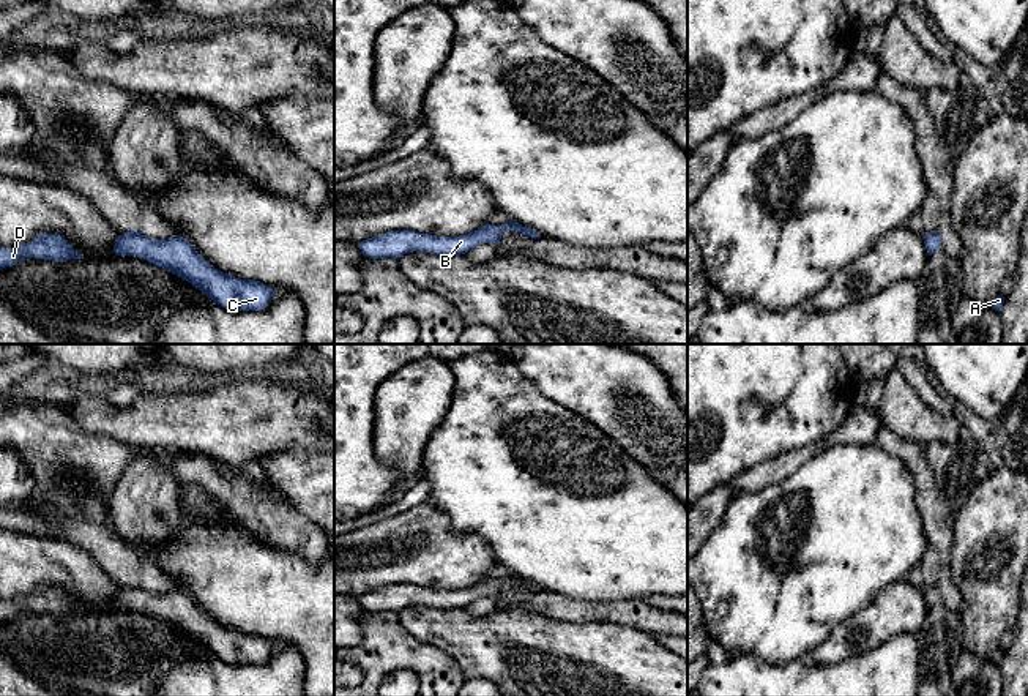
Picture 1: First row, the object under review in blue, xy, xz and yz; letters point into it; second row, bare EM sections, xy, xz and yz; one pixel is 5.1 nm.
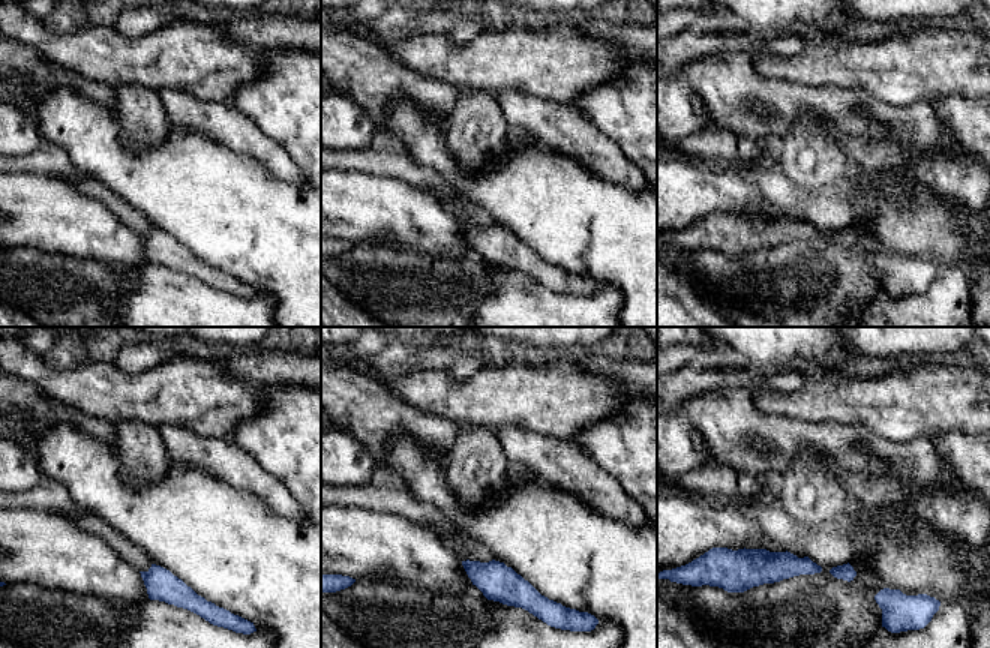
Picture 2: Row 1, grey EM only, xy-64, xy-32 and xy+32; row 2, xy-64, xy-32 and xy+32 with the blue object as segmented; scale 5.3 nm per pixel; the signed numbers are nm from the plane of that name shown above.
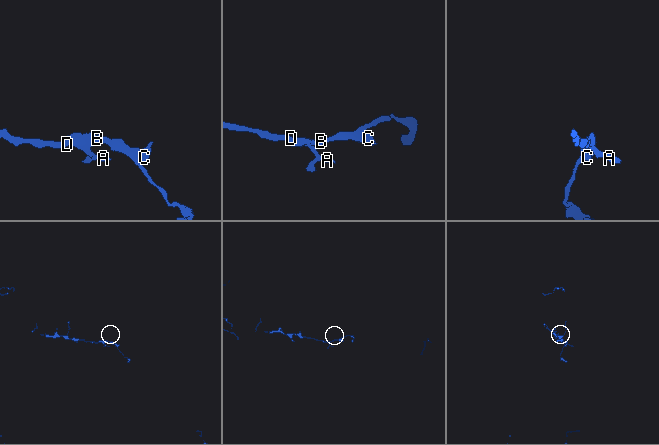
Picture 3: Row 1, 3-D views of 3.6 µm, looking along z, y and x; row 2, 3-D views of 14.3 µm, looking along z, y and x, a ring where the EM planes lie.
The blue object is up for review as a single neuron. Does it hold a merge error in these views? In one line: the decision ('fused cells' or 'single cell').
single cell

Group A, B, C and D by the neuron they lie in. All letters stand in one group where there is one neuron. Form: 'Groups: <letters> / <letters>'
Groups: A B C D

